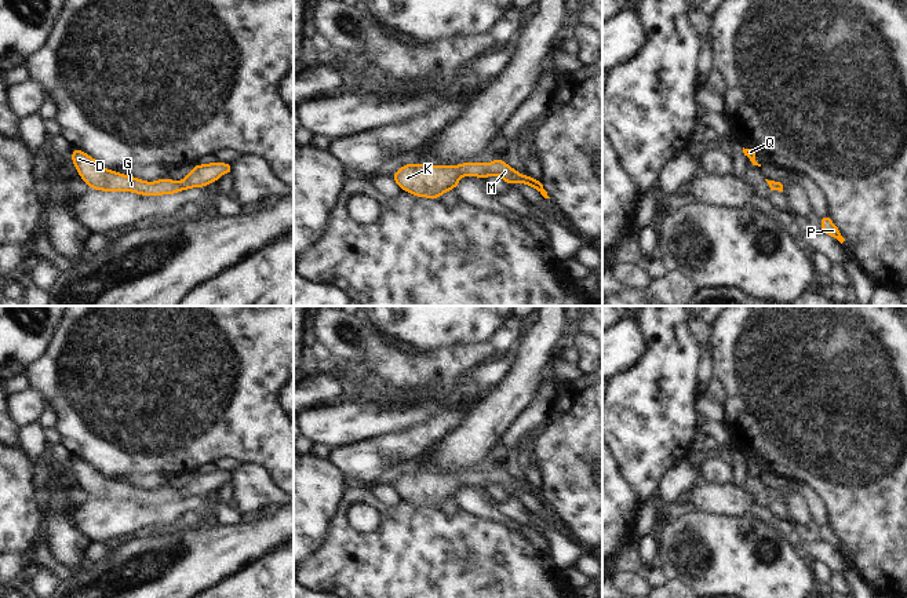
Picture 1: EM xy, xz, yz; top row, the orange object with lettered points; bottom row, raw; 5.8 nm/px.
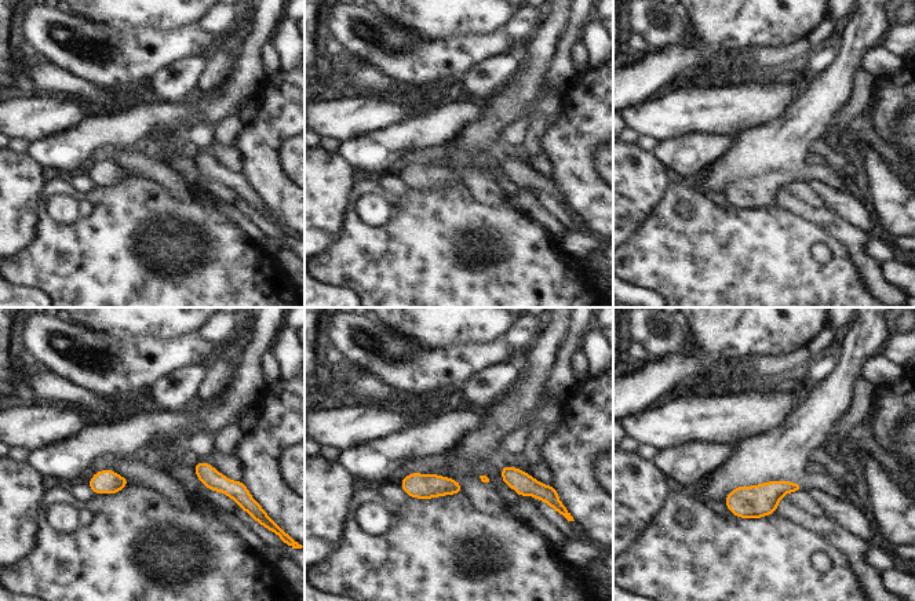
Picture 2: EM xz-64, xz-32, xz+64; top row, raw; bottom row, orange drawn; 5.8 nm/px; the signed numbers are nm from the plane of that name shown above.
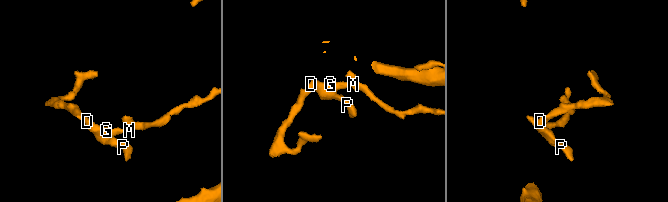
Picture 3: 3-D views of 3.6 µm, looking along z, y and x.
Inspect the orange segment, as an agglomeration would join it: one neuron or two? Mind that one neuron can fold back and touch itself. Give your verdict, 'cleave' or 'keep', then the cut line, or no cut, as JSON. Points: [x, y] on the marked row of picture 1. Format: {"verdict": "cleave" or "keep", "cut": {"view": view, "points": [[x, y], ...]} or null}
{"verdict": "keep", "cut": null}

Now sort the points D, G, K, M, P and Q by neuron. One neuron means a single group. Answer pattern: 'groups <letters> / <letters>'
groups D G K M P Q

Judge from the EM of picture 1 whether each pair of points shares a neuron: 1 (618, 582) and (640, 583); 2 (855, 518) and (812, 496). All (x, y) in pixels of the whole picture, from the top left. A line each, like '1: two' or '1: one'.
1: one
2: two

